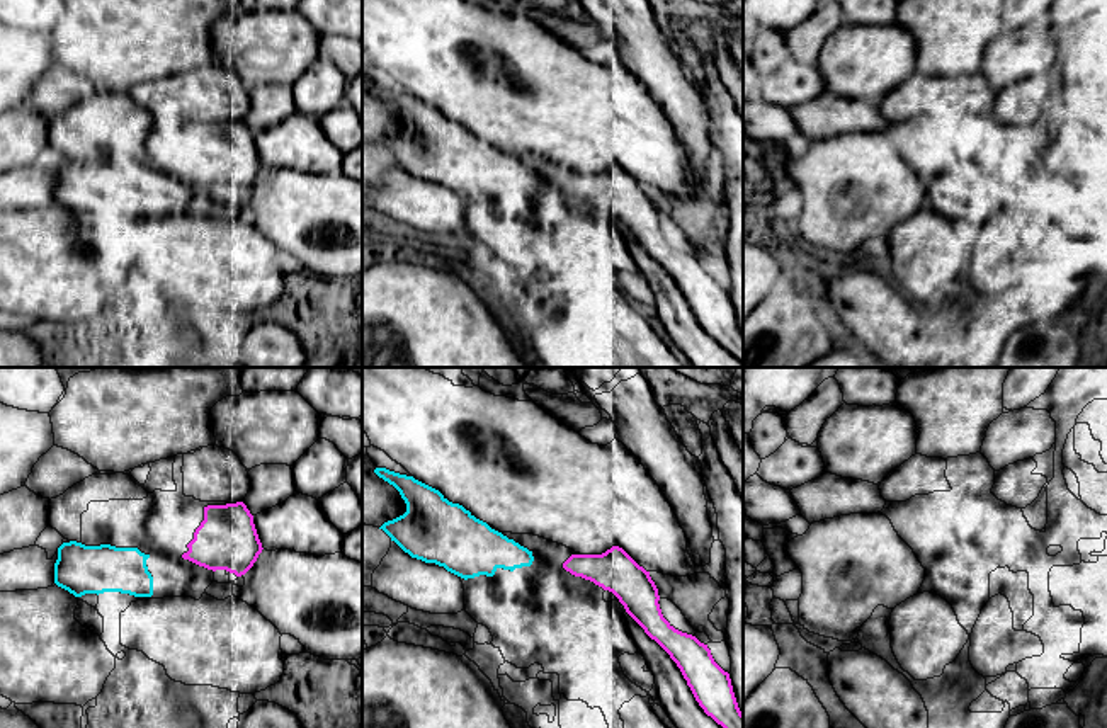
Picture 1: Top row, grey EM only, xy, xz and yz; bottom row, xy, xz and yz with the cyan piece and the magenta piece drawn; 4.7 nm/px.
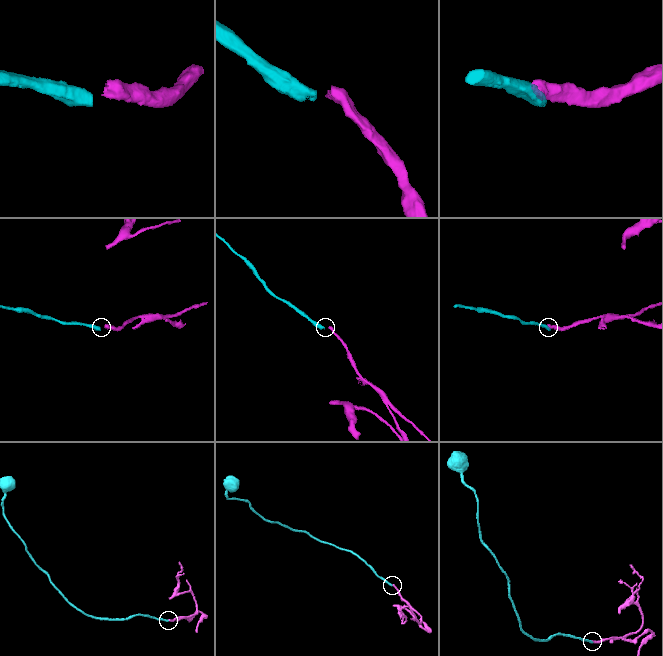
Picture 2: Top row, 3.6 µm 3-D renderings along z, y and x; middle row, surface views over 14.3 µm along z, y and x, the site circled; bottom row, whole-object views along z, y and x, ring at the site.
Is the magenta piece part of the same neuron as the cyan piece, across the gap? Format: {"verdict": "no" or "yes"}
{"verdict": "no"}

